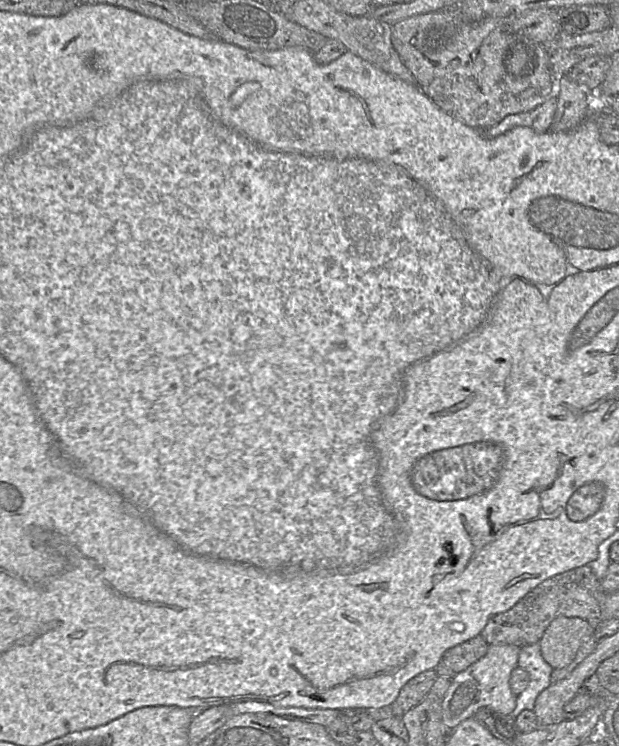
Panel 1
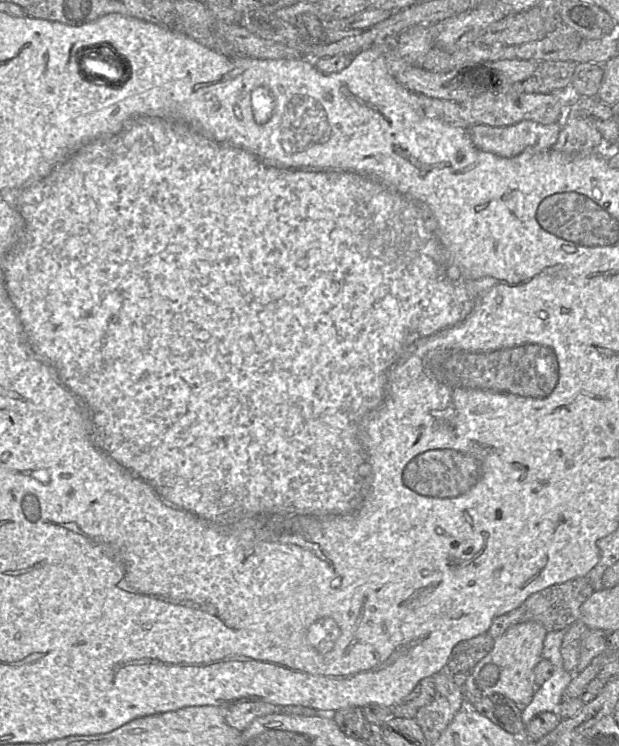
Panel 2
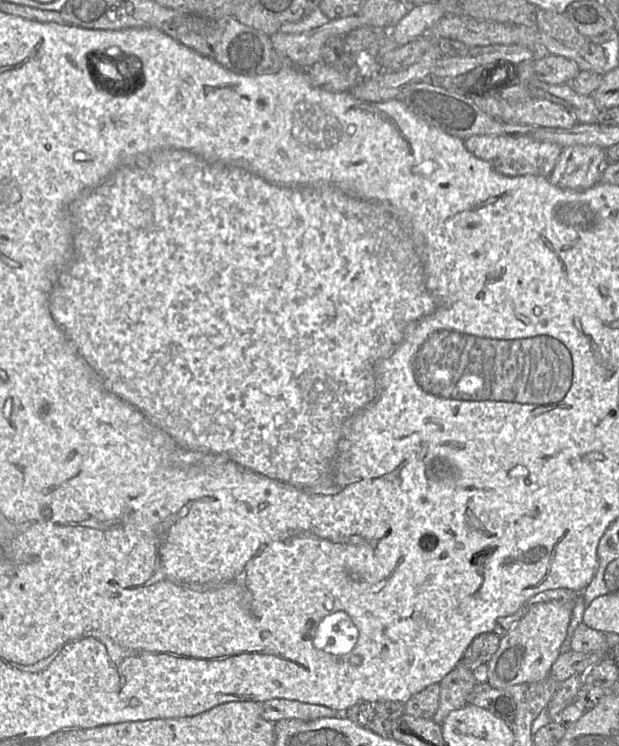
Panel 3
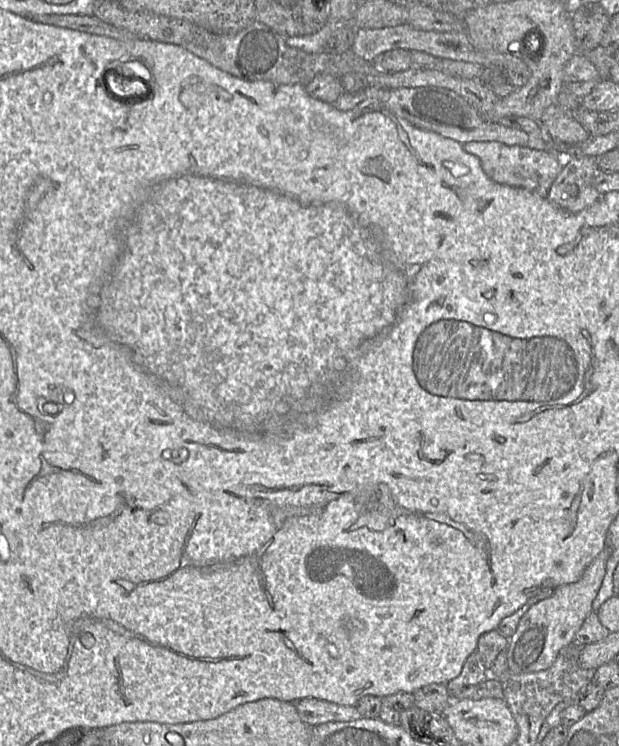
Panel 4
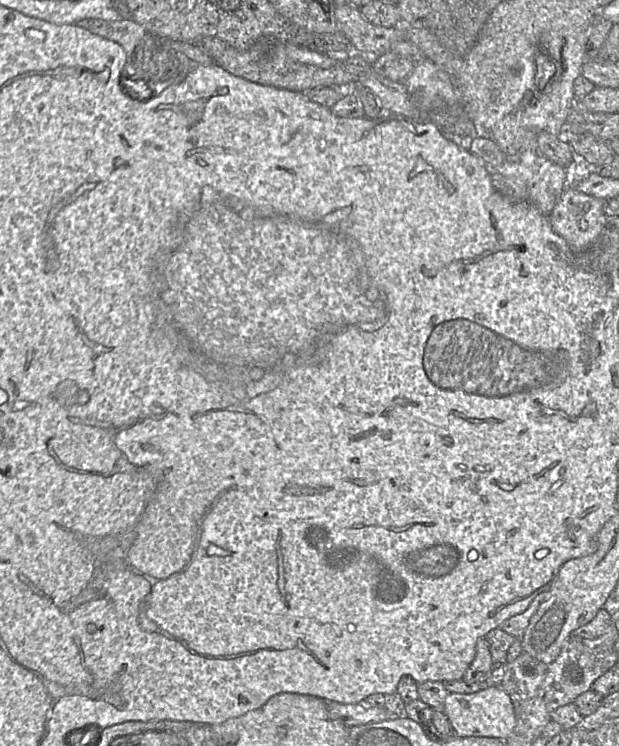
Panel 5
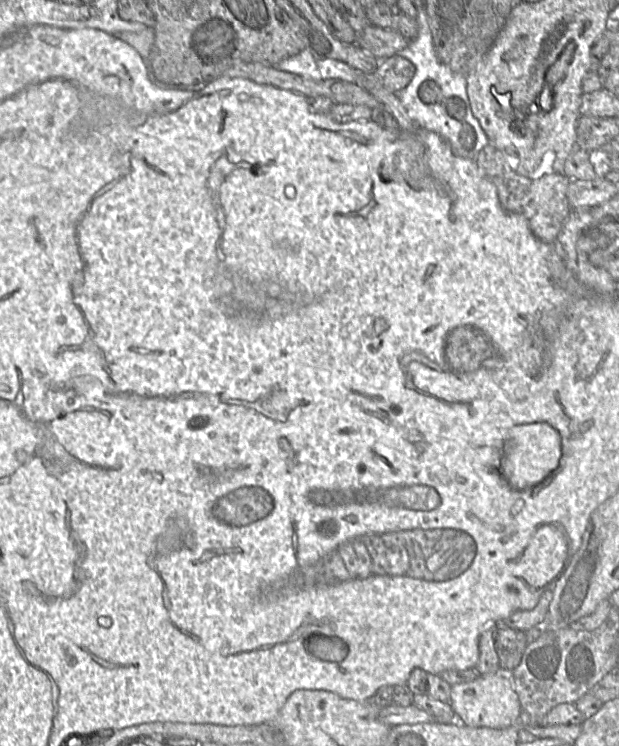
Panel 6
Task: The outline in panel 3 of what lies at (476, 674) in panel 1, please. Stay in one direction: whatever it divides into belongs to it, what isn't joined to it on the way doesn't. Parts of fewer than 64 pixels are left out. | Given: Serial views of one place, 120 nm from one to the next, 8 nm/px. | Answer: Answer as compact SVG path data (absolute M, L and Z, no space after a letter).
M550 601L534 604L521 612L519 620L500 639L499 647L487 662L487 683L493 688L506 689L510 686L538 682L550 675L552 665L561 654L575 601Z

